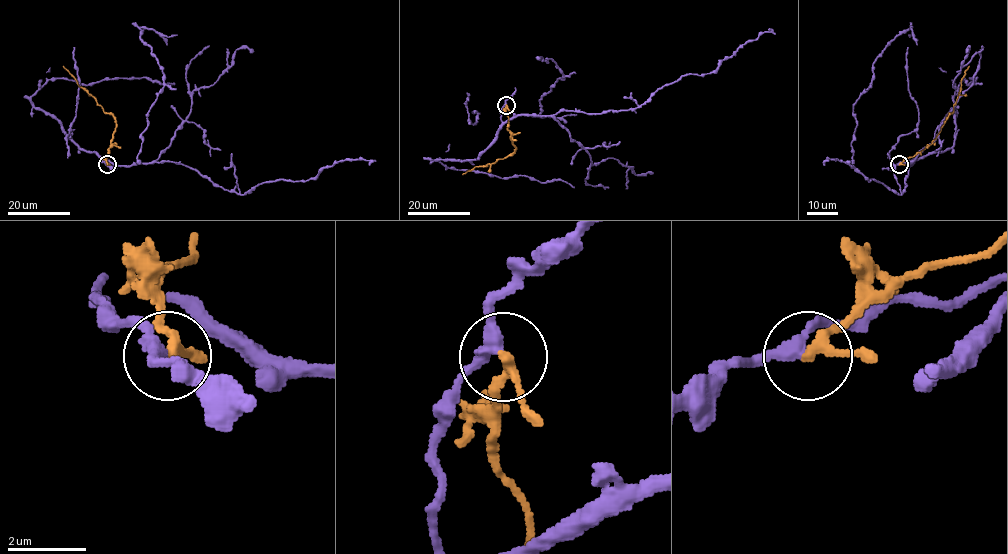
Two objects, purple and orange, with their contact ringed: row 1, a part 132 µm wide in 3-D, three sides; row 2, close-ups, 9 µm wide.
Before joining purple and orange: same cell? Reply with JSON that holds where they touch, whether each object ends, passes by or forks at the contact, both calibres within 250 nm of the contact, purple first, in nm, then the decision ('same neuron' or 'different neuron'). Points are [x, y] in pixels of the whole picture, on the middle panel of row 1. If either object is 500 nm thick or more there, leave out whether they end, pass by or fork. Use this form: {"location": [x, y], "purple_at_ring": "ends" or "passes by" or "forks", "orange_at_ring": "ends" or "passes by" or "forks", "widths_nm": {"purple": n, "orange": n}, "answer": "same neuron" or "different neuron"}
{"location": [506, 105], "purple_at_ring": "passes by", "orange_at_ring": "passes by", "widths_nm": {"purple": 280, "orange": 220}, "answer": "different neuron"}

